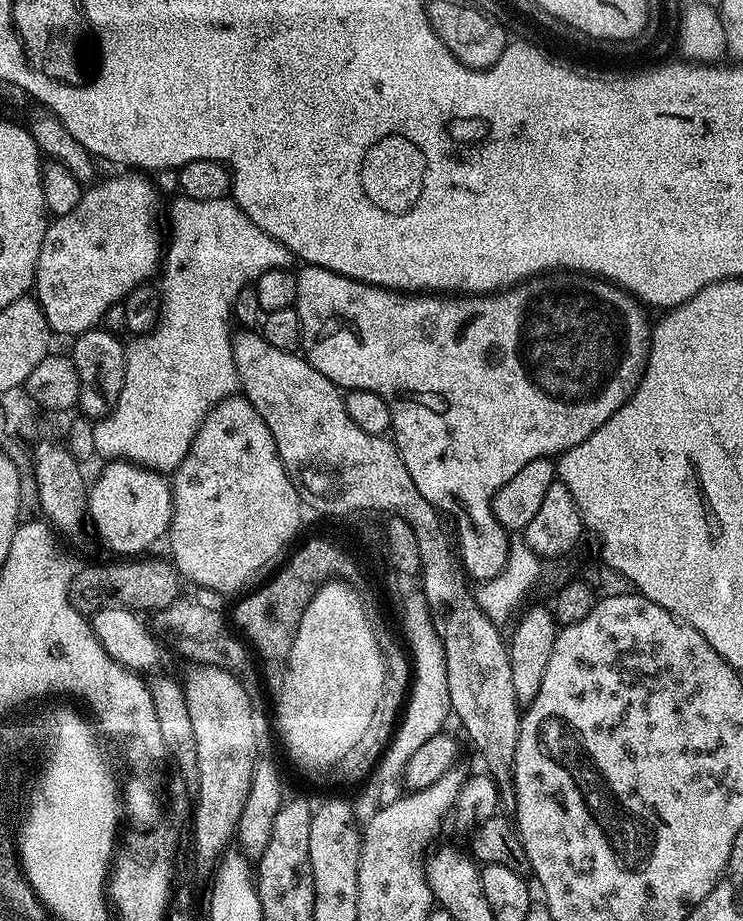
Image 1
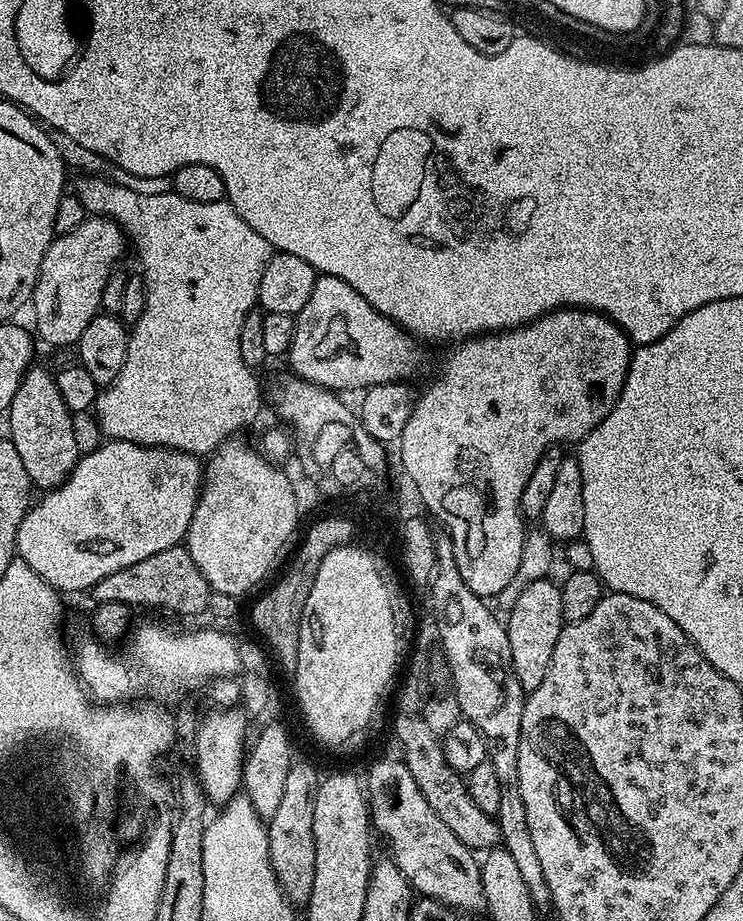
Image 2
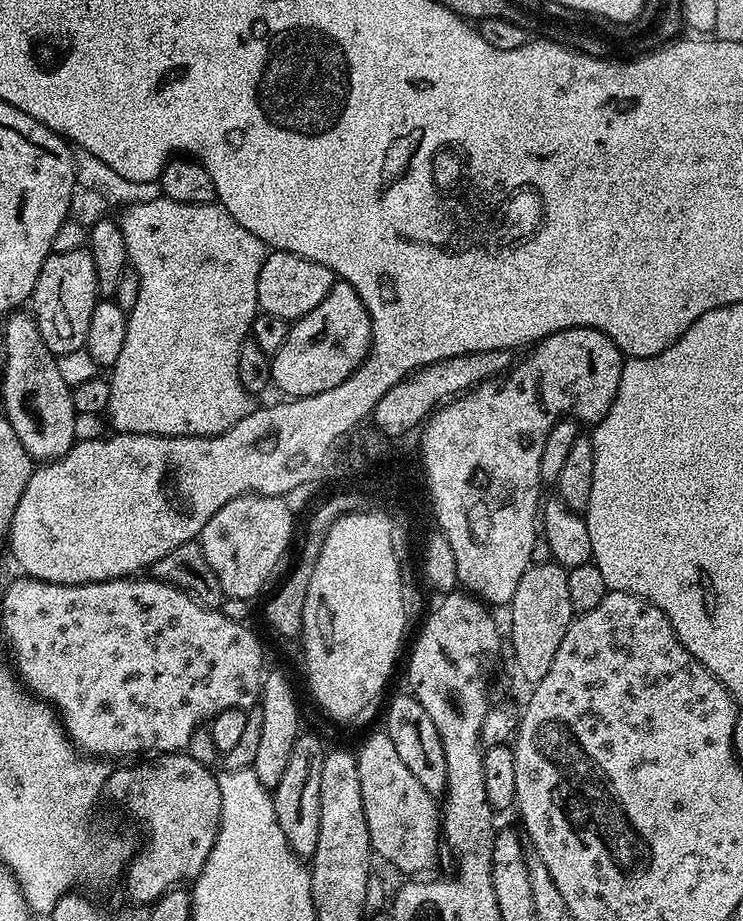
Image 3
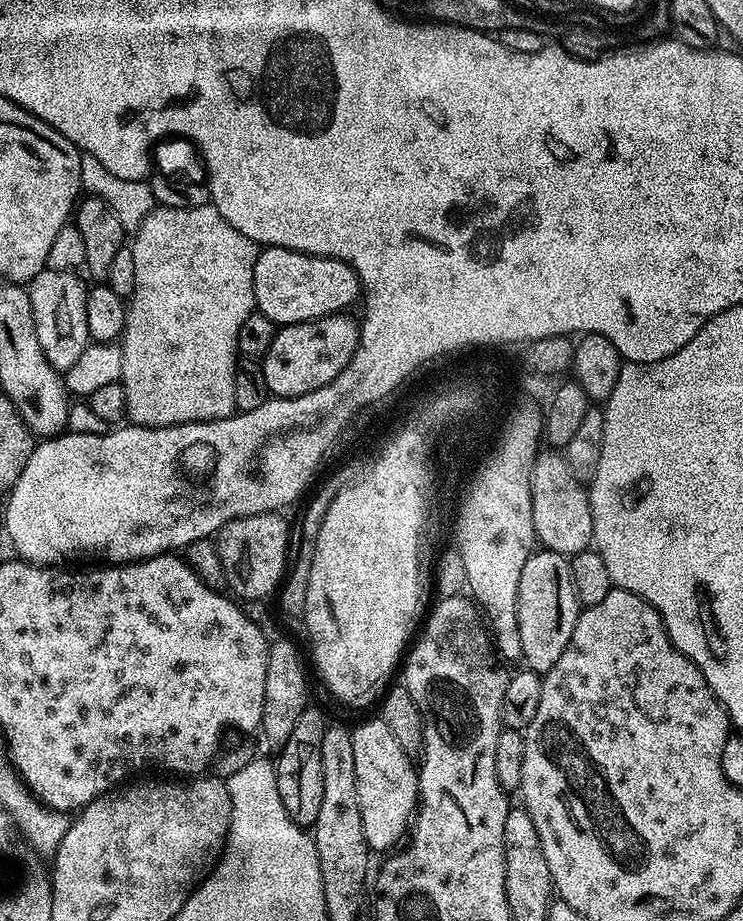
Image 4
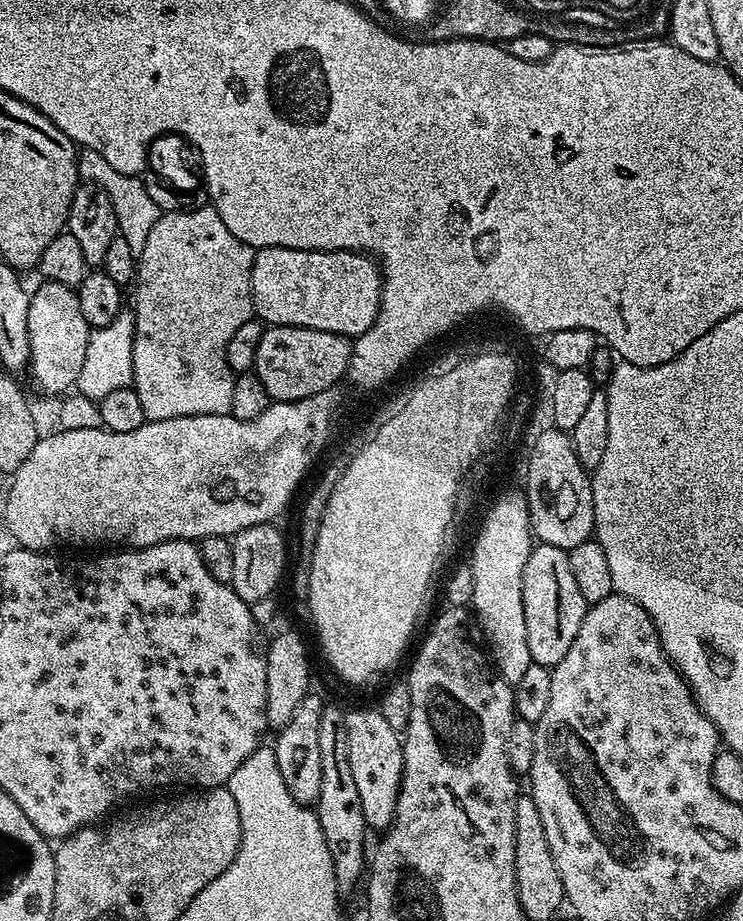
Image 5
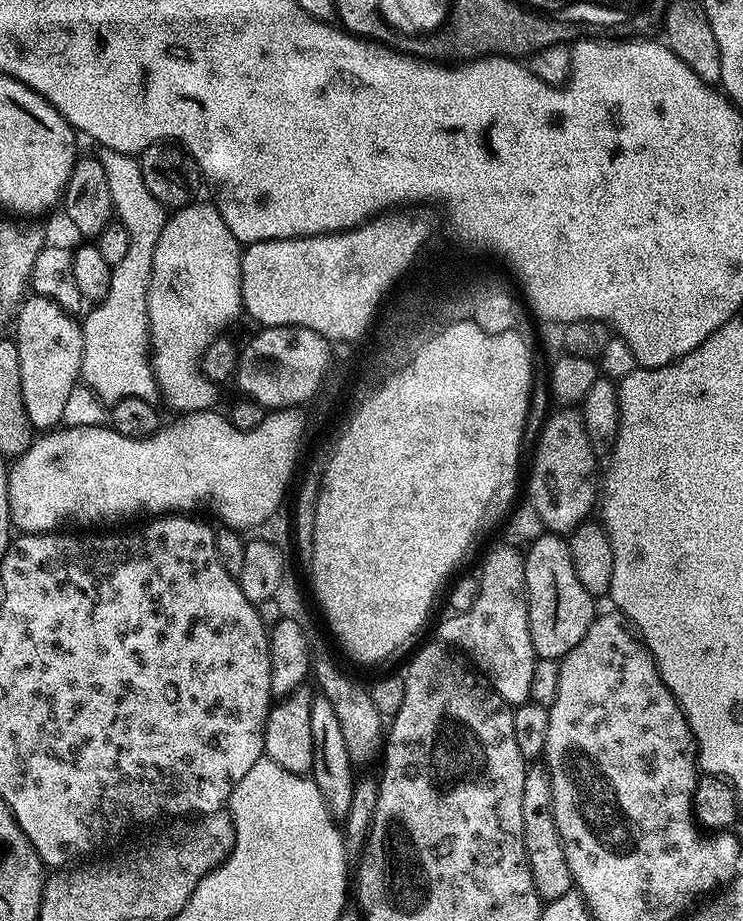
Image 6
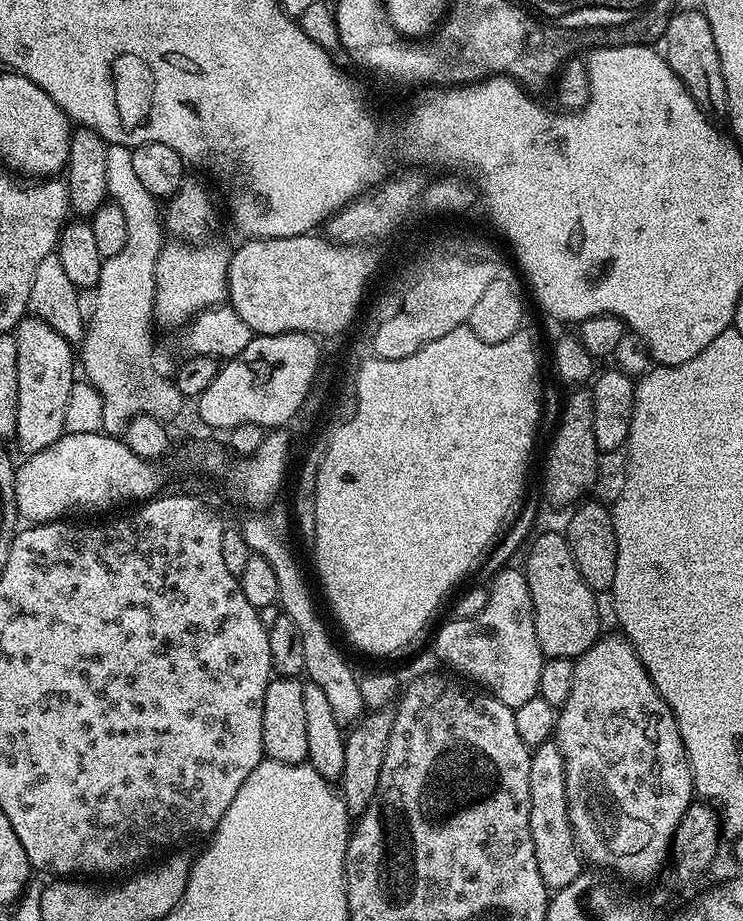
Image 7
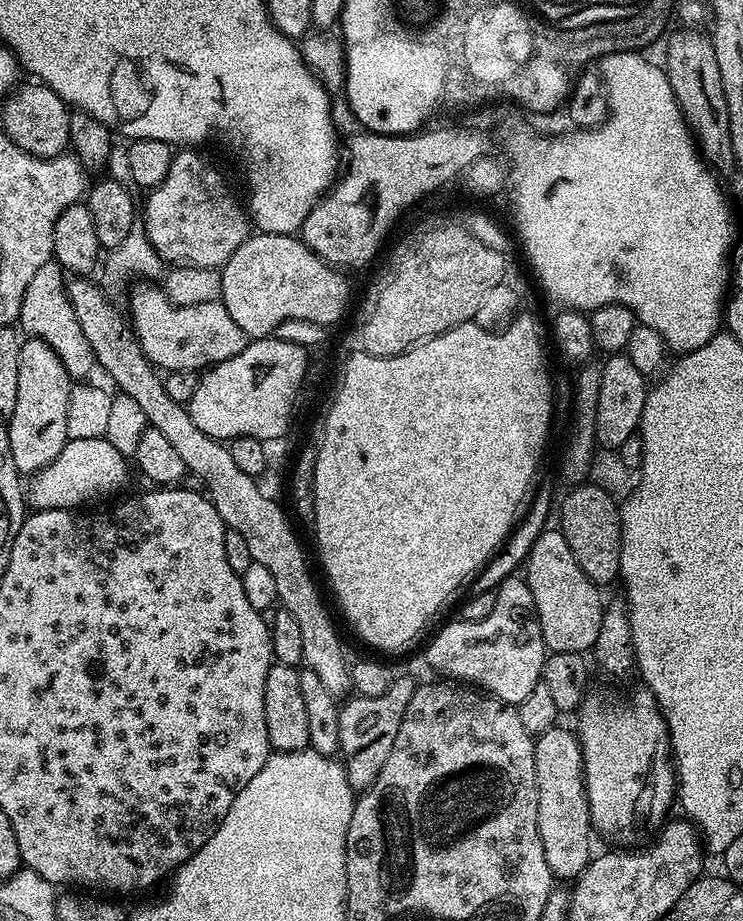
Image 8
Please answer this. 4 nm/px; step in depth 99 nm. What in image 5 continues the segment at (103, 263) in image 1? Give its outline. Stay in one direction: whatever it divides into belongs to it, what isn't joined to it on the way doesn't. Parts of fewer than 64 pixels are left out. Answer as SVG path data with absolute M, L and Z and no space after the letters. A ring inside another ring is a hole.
M44 280L29 295L30 314L30 373L44 392L64 394L75 385L82 361L86 359L86 342L90 331L86 318L82 318L82 306L78 306L76 288Z

